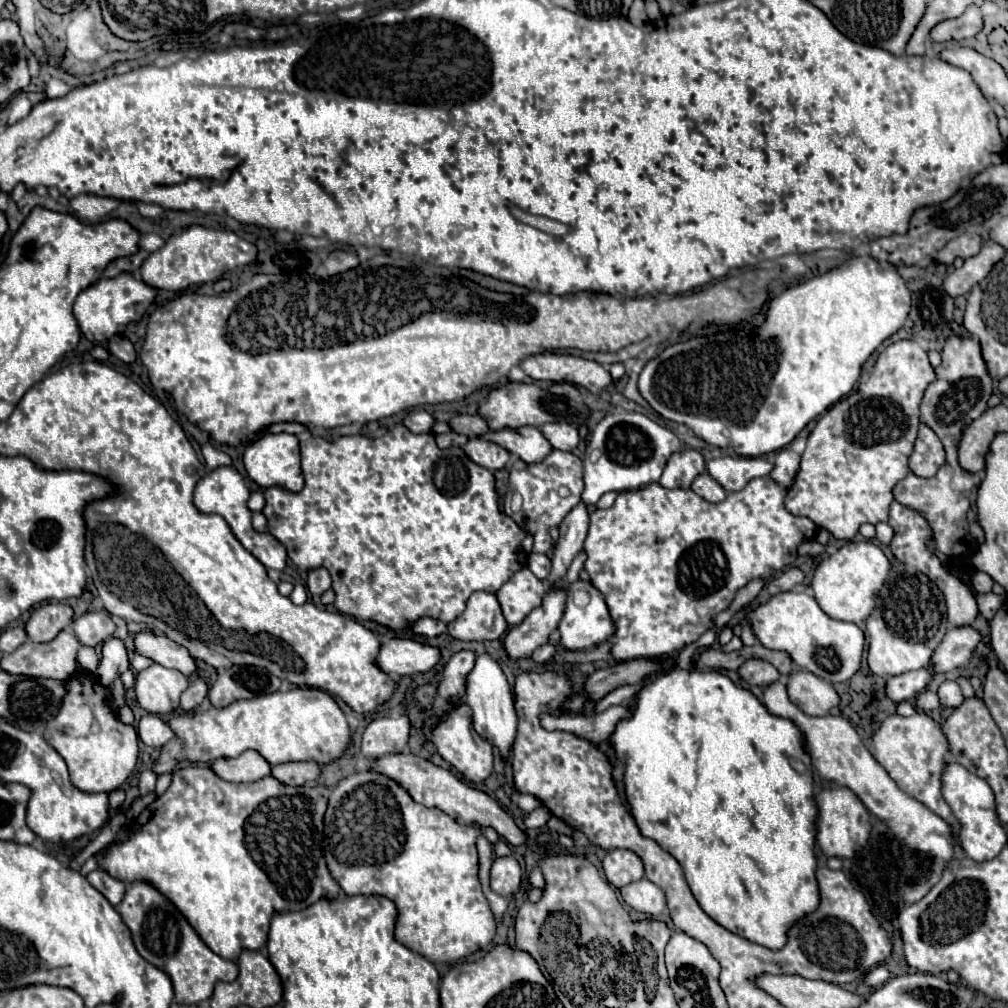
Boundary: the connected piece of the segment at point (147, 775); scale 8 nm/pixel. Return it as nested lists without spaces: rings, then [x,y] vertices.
[[[143,770],[141,776],[139,776],[139,792],[141,792],[141,796],[151,794],[153,788],[155,788],[155,782],[157,782],[157,774],[153,774],[151,770]]]

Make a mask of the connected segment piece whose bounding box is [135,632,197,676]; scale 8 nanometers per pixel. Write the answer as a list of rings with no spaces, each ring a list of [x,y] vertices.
[[[139,632],[135,636],[135,652],[165,668],[175,668],[185,676],[191,676],[197,670],[195,660],[189,656],[189,652],[163,634]]]

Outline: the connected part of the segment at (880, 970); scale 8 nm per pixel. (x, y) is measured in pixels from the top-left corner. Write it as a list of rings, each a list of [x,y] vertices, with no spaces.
[[[882,965],[876,966],[865,975],[864,982],[871,988],[883,986],[890,978],[889,971]]]

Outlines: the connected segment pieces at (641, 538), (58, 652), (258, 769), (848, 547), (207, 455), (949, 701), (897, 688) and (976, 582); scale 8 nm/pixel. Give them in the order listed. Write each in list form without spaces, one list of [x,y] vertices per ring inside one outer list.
[[[765,476],[765,478],[753,478],[743,490],[729,492],[727,498],[723,502],[717,502],[717,504],[703,500],[691,488],[689,490],[683,490],[683,488],[669,490],[669,488],[663,488],[661,484],[649,484],[649,486],[643,486],[641,490],[621,492],[611,508],[605,508],[605,510],[597,508],[591,514],[589,534],[585,540],[585,552],[587,552],[585,570],[591,578],[591,584],[605,596],[607,610],[609,610],[611,620],[615,624],[615,638],[617,640],[611,646],[611,656],[617,662],[627,662],[627,660],[635,660],[635,658],[653,658],[655,660],[655,658],[663,658],[663,654],[677,652],[677,650],[697,642],[701,634],[705,634],[707,630],[711,630],[715,626],[715,622],[713,622],[715,616],[729,608],[729,604],[739,588],[743,588],[745,584],[749,584],[755,578],[771,578],[771,576],[779,574],[781,570],[789,568],[797,560],[797,546],[803,540],[813,540],[819,528],[809,518],[799,518],[799,516],[789,514],[783,506],[783,500],[785,500],[785,490],[779,488],[769,476]]]
[[[61,630],[57,638],[47,644],[25,642],[15,652],[5,654],[1,668],[9,674],[23,674],[33,678],[67,680],[77,668],[77,652],[81,644],[75,634]]]
[[[245,750],[237,758],[219,758],[211,768],[229,782],[255,782],[271,774],[271,764],[255,750]]]
[[[853,540],[841,546],[835,554],[823,560],[815,574],[811,588],[815,592],[815,600],[825,614],[845,622],[863,622],[875,608],[875,594],[885,584],[891,570],[891,562],[883,554],[883,550],[871,540]]]
[[[203,444],[201,452],[203,452],[203,458],[205,458],[209,470],[215,470],[217,466],[231,466],[231,458],[225,452],[213,448],[211,444]]]
[[[945,680],[945,682],[939,686],[937,694],[939,694],[939,700],[941,700],[941,704],[943,704],[945,708],[957,708],[957,706],[961,706],[961,702],[965,700],[965,698],[963,698],[963,692],[961,692],[961,686],[959,686],[957,682],[953,682],[953,680]]]
[[[931,666],[911,670],[911,672],[905,672],[899,676],[891,676],[887,680],[887,694],[895,702],[911,700],[917,694],[921,694],[933,682],[933,678],[935,678],[935,672]]]
[[[975,572],[973,574],[973,592],[975,594],[991,592],[991,586],[993,586],[993,580],[989,578],[989,574],[985,574],[985,572]]]

